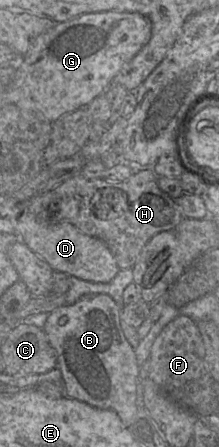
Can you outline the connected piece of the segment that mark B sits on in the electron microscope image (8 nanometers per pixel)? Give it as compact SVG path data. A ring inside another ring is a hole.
M107 294L85 296L74 304L61 306L51 312L44 324L50 344L56 350L65 395L102 410L113 410L128 427L137 413L137 387L140 382L135 349L127 341L120 326L121 309Z

